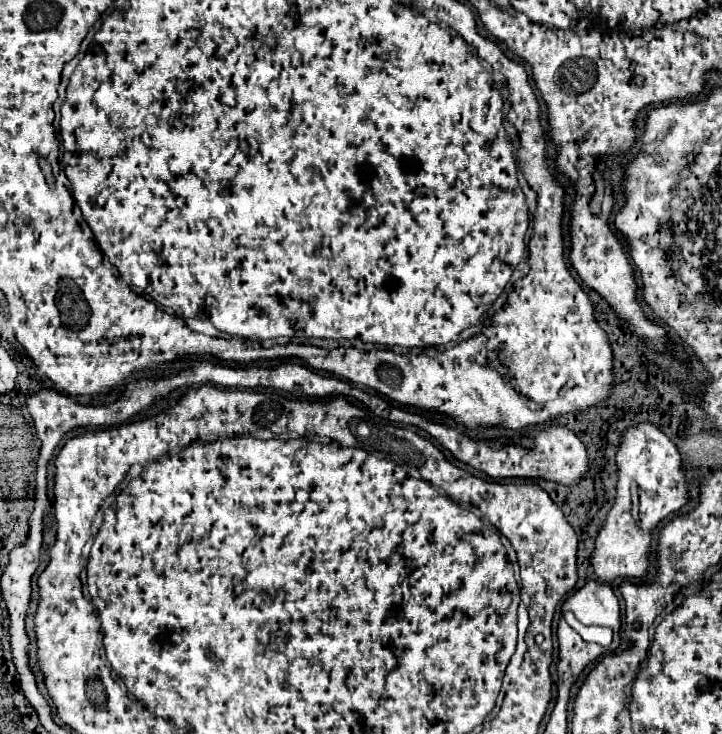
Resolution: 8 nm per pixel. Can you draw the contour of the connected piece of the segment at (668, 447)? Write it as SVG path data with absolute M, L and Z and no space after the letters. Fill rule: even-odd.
M639 423L637 427L629 427L621 435L621 447L617 449L617 499L605 517L605 523L601 525L601 531L595 539L595 549L591 553L591 565L595 571L597 581L611 583L613 579L631 579L631 577L643 577L647 571L647 555L649 555L649 543L651 543L651 531L657 527L661 519L665 519L669 513L681 509L687 499L687 487L681 473L681 457L677 447L671 443L671 439L661 433L653 423ZM631 481L637 481L639 485L639 515L637 519L631 513Z

